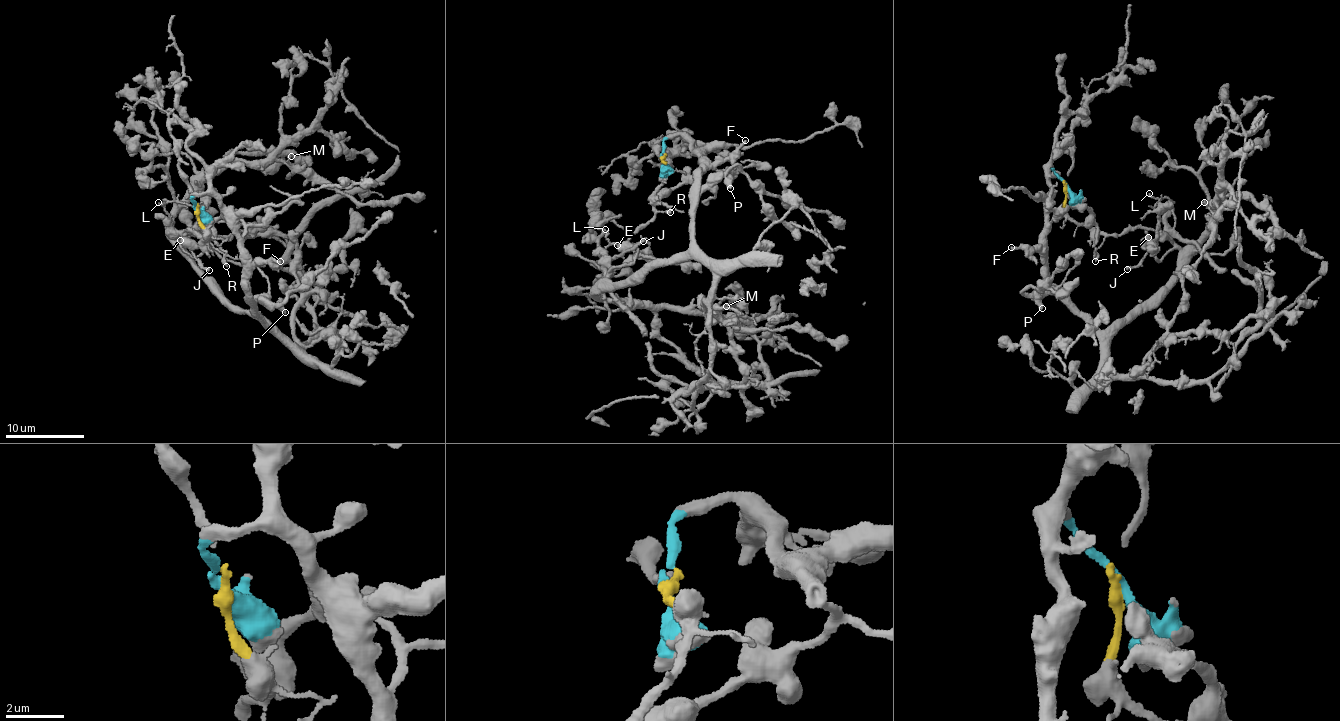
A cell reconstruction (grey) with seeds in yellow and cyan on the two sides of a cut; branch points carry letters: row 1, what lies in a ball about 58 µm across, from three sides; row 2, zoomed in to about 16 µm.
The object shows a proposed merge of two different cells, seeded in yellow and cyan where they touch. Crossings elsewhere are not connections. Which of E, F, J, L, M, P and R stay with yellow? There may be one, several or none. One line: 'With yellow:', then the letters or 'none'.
With yellow: J, L, R

